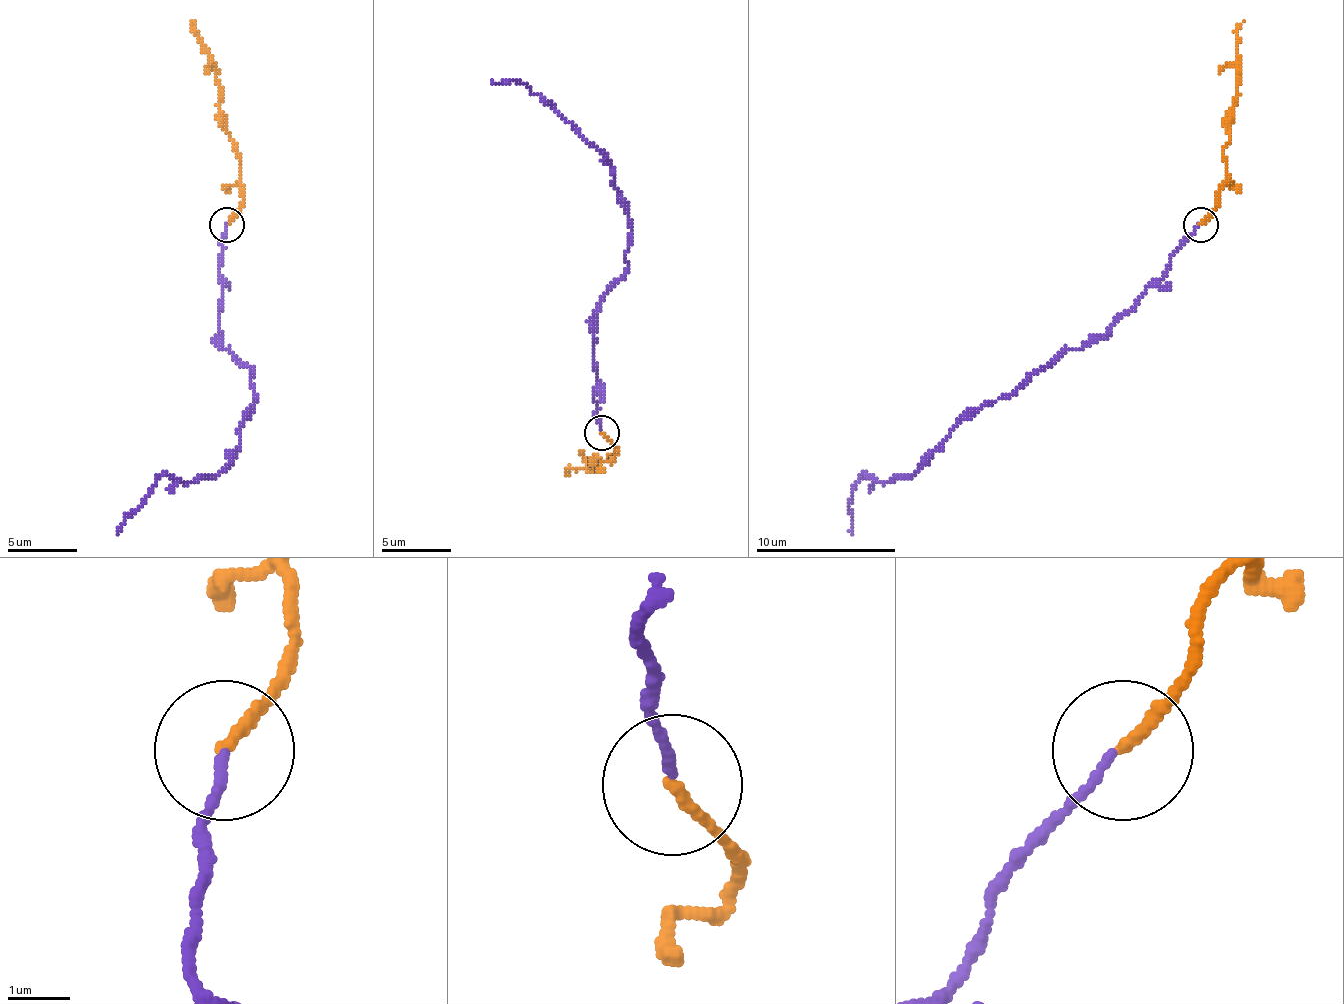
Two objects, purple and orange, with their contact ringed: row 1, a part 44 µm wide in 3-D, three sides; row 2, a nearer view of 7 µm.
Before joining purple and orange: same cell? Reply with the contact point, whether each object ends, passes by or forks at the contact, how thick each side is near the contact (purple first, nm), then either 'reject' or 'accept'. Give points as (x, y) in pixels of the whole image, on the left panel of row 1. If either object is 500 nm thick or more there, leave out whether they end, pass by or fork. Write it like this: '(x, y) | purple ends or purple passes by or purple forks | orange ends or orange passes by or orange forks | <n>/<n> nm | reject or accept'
(227, 224) | purple ends | orange ends | 130/190 nm | accept

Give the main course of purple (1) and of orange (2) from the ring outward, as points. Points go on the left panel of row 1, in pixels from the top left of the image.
1: (226, 223), (219, 335), (254, 374), (254, 412), (240, 430), (240, 450), (215, 475), (163, 475), (117, 534)
2: (226, 223), (243, 199), (240, 157), (219, 108), (215, 63), (191, 21)

